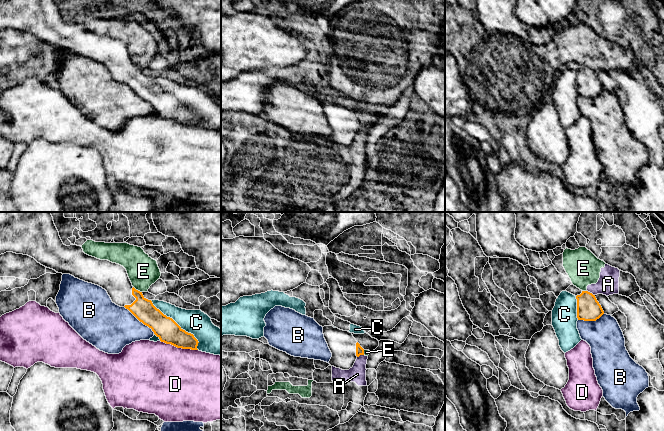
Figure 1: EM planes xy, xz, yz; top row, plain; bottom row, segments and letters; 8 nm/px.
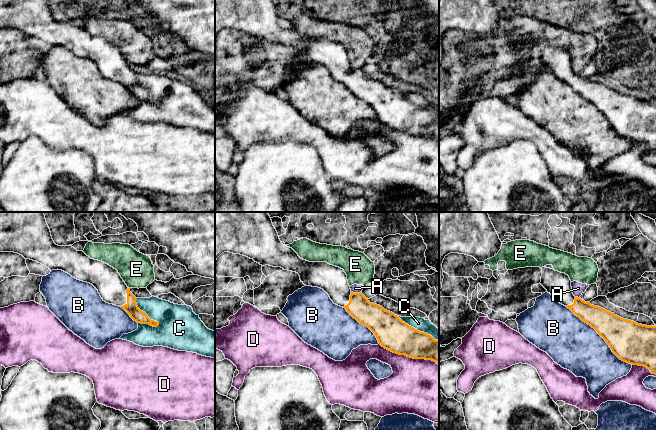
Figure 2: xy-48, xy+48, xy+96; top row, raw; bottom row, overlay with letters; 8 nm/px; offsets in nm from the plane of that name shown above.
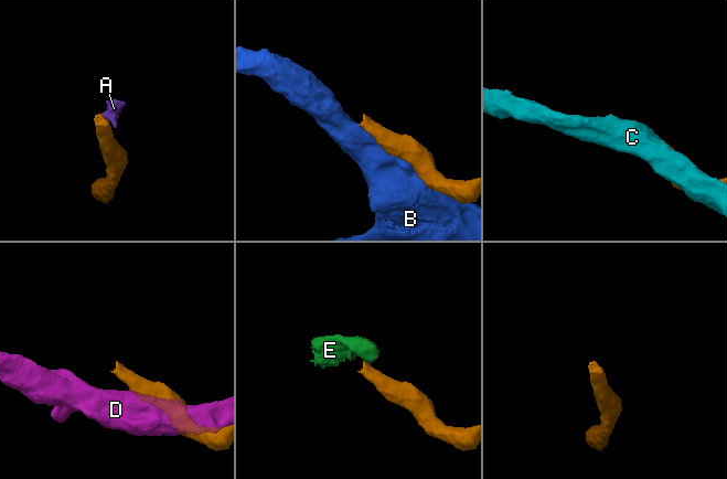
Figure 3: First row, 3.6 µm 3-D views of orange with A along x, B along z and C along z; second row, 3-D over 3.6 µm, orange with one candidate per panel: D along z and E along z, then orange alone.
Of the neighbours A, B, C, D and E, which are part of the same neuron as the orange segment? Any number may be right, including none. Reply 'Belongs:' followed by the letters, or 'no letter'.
Belongs: no letter

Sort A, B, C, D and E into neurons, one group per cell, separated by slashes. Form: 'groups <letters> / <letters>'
groups A E / B / C / D

